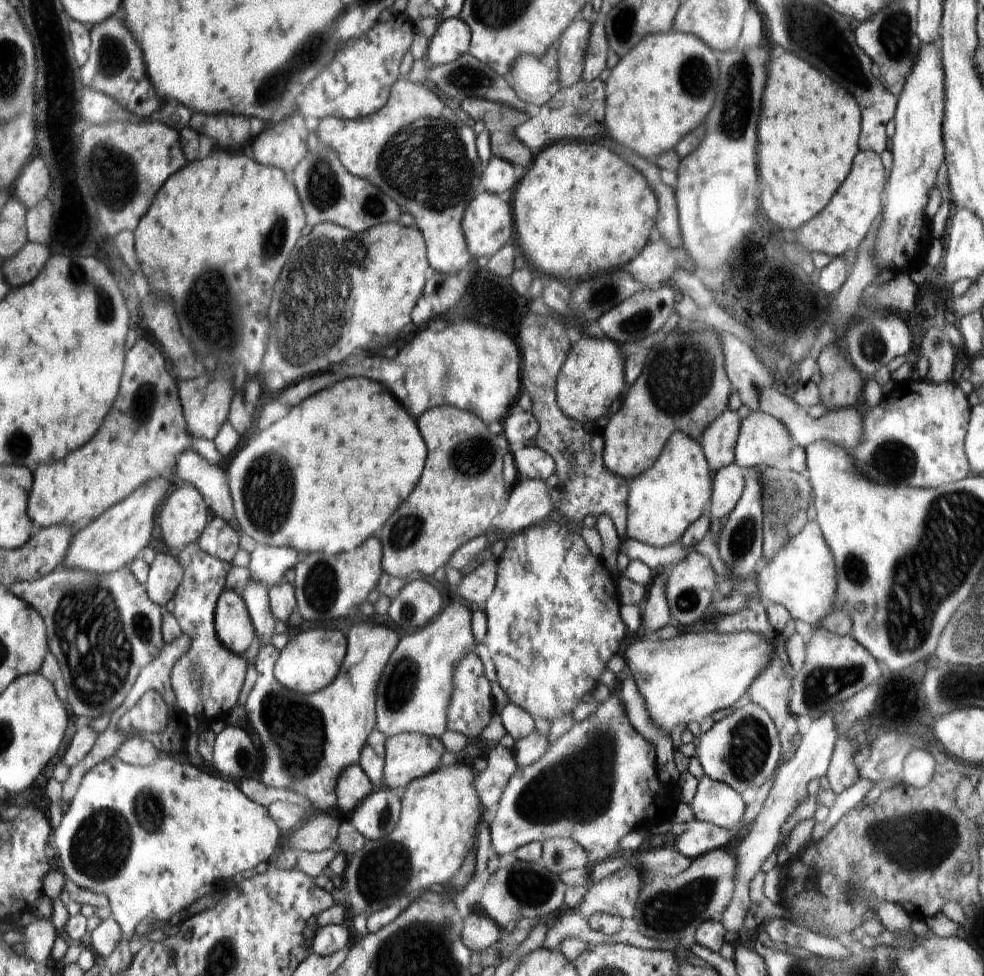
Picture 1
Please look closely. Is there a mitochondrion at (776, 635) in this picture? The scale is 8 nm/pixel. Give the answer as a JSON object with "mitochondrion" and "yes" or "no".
{"mitochondrion":"no"}

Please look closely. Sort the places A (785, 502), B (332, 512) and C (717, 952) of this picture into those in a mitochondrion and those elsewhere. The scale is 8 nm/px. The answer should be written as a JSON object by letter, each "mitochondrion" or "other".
{"A":"mitochondrion","B":"other","C":"other"}

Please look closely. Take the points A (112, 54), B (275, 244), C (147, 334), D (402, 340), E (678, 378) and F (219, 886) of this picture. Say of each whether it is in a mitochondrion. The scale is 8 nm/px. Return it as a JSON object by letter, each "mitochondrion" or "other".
{"A":"mitochondrion","B":"mitochondrion","C":"other","D":"other","E":"mitochondrion","F":"other"}

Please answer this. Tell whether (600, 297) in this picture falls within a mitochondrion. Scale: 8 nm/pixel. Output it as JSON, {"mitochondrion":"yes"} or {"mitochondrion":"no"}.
{"mitochondrion":"yes"}

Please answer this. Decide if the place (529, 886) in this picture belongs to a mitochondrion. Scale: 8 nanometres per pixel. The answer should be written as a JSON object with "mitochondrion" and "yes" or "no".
{"mitochondrion":"yes"}

